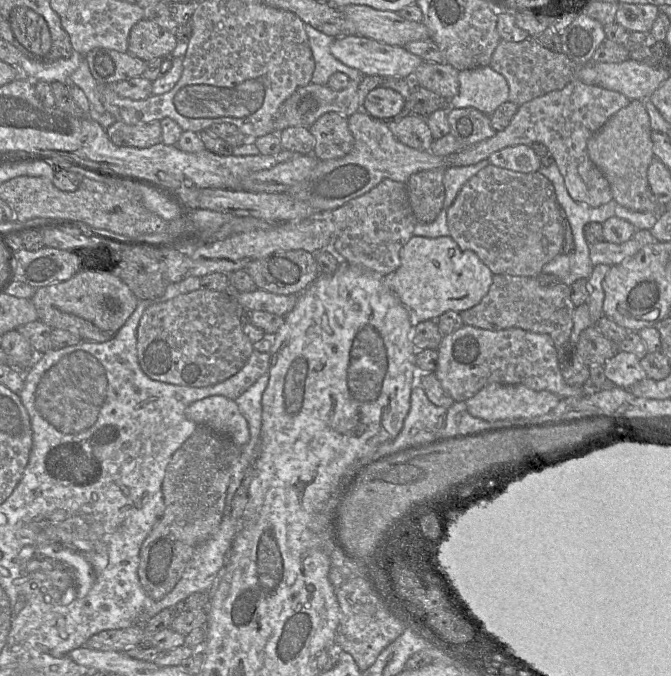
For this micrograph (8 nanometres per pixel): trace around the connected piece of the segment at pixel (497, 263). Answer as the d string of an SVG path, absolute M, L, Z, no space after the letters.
M489 164L463 185L447 210L447 224L450 237L462 249L474 251L493 274L536 277L545 264L562 253L561 206L552 182L538 171L521 173Z

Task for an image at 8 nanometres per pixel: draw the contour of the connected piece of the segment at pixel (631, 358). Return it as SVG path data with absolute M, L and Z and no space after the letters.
M619 350L604 364L606 377L616 386L629 388L647 378L640 359L633 353Z

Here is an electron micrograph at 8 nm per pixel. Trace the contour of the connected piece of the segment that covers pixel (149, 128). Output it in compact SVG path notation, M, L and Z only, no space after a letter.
M115 121L106 131L109 139L118 146L148 148L162 142L160 121L135 125Z

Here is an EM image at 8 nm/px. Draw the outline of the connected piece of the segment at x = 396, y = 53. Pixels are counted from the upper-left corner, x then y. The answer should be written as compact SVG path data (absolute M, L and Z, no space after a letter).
M360 35L336 37L331 44L332 55L345 65L358 69L365 76L384 76L411 80L417 67L424 61L402 46L393 46Z

